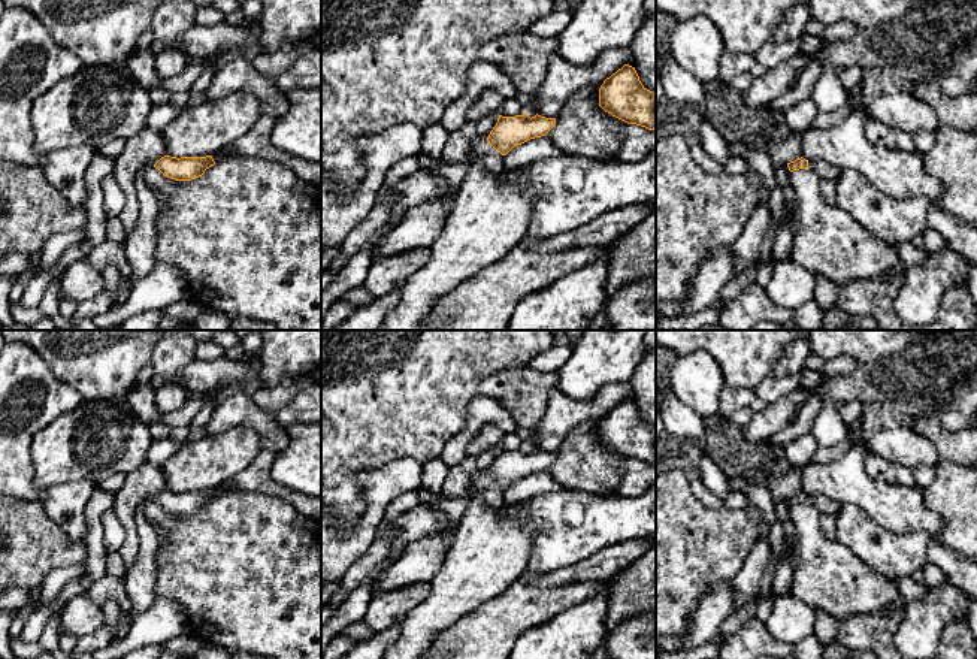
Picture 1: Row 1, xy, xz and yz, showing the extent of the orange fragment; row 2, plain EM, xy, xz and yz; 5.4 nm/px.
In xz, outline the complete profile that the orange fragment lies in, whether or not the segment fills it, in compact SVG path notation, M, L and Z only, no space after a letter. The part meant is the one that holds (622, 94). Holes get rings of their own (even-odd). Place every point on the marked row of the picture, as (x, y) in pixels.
M629 64L604 81L599 106L627 124L656 132L656 93L641 84L635 67Z

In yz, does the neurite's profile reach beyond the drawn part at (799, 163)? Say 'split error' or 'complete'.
split error

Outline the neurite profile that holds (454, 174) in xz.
M442 161L439 164L432 164L429 170L442 175L451 187L454 187L456 190L460 190L469 172L469 166L466 163Z

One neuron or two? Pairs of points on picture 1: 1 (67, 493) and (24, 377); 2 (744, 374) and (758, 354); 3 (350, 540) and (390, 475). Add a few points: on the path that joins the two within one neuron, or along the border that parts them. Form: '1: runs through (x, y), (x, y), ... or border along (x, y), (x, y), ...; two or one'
1: runs through (30, 489), (18, 477), (18, 414); one
2: runs through (744, 369), (753, 359); one
3: runs through (366, 523), (374, 514), (378, 492); one

